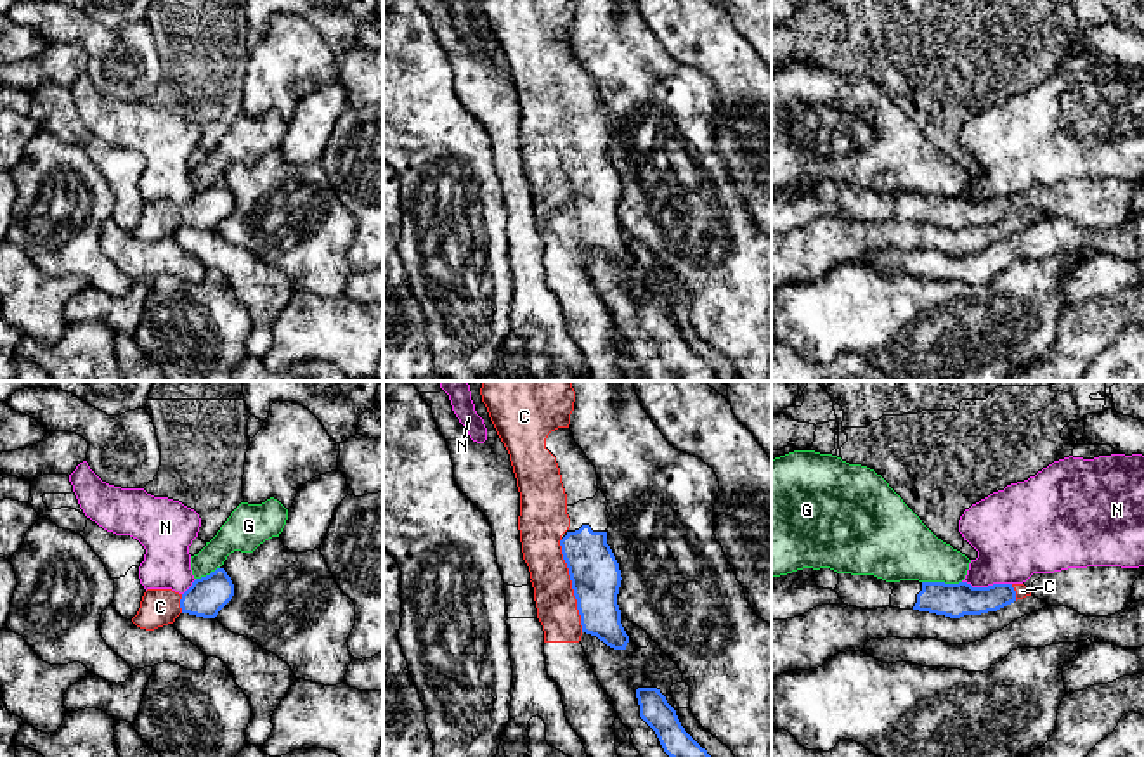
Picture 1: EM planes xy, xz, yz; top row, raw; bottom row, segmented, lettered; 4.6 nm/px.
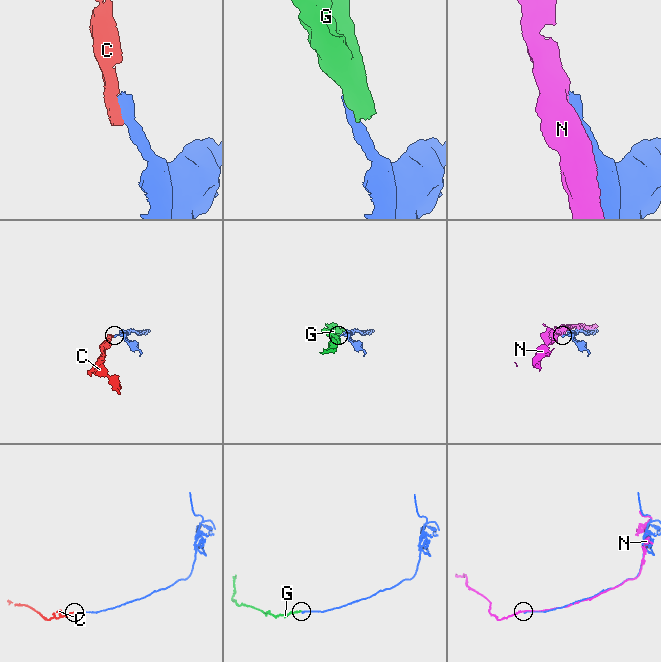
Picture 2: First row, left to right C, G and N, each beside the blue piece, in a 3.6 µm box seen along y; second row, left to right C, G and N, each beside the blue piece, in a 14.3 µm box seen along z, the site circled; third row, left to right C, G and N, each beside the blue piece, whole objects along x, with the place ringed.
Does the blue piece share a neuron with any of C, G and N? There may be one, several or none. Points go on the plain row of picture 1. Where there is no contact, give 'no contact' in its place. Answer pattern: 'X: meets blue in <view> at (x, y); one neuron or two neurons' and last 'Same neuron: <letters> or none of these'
C: meets blue in xz at (572, 198); one neuron
G: meets blue in yz at (942, 194); two neurons
N: meets blue in yz at (988, 198); two neurons
Same neuron: C

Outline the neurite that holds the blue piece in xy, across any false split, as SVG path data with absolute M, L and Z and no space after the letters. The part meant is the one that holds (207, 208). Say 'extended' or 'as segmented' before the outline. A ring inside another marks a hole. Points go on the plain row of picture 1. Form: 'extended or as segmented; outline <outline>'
extended; outline M224 180L196 191L192 197L179 206L172 201L147 201L140 220L132 234L146 243L173 236L180 225L215 230L232 211L234 196Z

